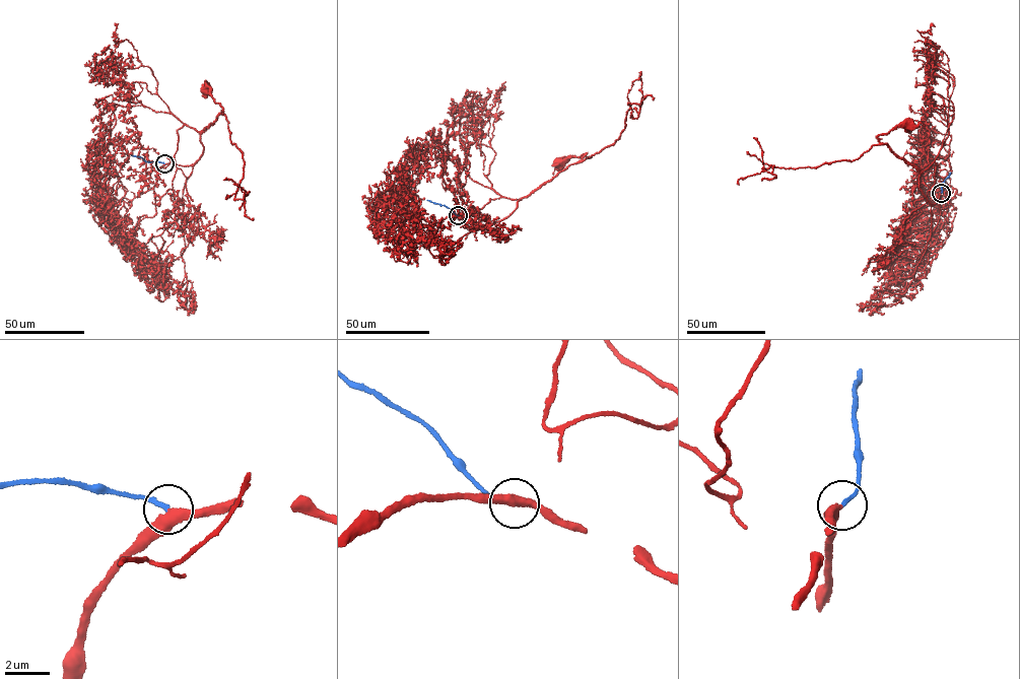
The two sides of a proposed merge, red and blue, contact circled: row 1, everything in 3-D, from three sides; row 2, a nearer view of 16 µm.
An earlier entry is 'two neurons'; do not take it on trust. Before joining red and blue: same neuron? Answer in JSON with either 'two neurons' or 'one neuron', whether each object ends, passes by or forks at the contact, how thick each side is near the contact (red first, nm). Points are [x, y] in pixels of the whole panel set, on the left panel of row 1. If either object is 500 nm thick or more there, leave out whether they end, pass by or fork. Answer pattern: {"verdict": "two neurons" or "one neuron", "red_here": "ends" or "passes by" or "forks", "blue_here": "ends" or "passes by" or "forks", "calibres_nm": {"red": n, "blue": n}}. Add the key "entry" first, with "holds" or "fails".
{"entry": "fails", "verdict": "one neuron", "red_here": "passes by", "blue_here": "ends", "calibres_nm": {"red": 420, "blue": 180}}

